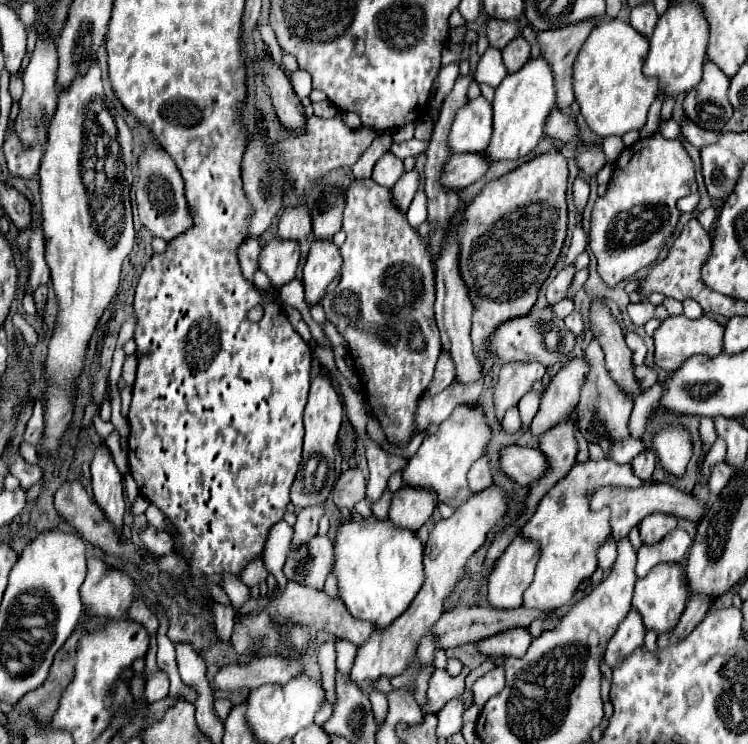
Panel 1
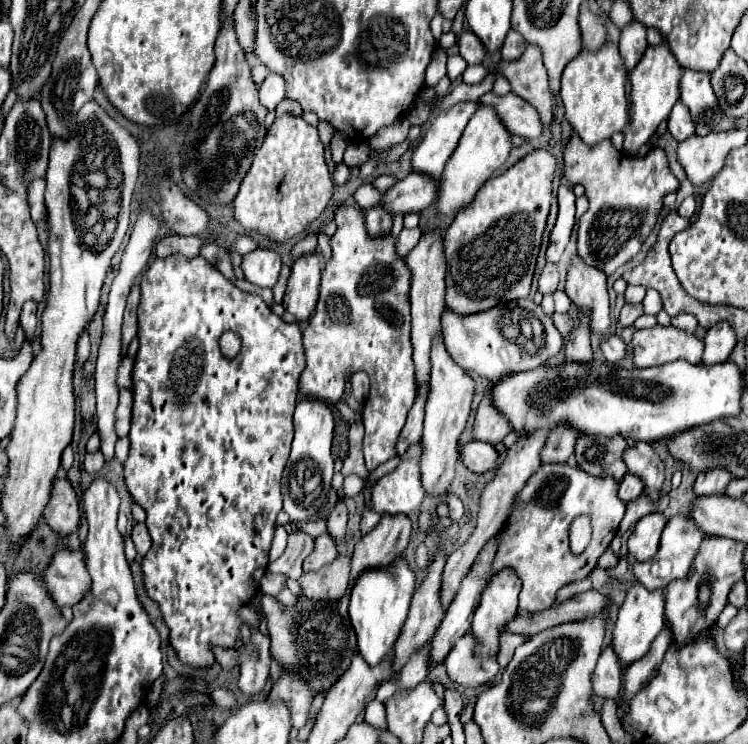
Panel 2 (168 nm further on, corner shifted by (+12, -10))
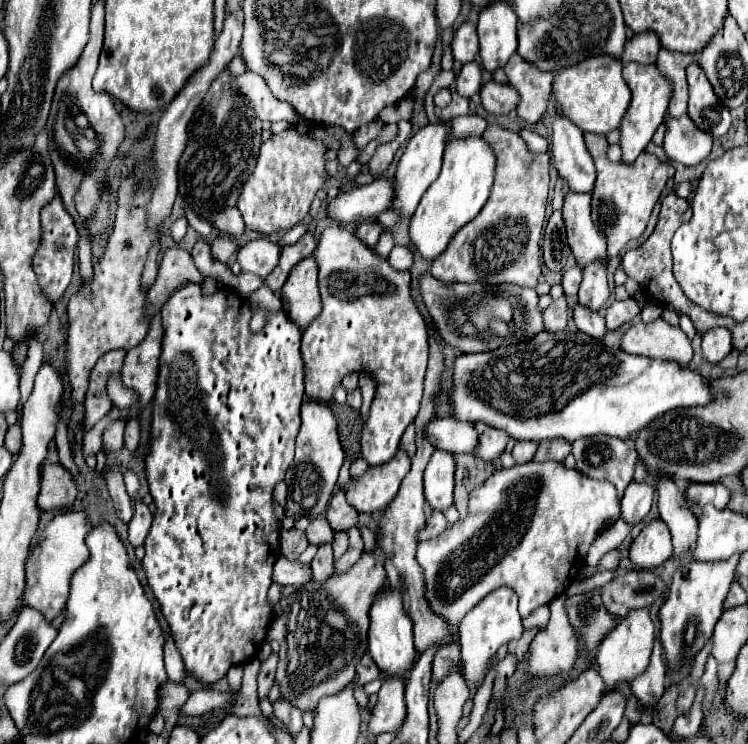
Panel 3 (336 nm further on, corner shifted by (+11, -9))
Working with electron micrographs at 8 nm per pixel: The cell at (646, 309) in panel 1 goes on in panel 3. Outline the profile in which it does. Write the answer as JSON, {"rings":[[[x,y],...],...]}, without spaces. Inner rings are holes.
{"rings":[[[627,299],[627,301],[613,301],[609,307],[607,307],[607,313],[605,313],[605,323],[607,323],[607,329],[613,331],[617,327],[621,327],[623,323],[629,323],[631,319],[635,319],[639,315],[639,305],[635,303],[635,299]]]}

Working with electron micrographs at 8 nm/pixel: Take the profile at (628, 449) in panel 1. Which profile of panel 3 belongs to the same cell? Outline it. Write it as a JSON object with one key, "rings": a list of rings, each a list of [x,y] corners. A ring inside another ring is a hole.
{"rings":[[[661,475],[655,487],[659,495],[661,519],[669,525],[673,535],[675,555],[691,551],[697,543],[697,515],[687,507],[683,491],[671,481],[669,475]]]}

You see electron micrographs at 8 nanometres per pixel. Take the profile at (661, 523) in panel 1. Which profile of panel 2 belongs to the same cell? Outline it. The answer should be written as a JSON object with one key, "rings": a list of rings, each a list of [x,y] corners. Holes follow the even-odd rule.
{"rings":[[[648,514],[640,518],[628,538],[628,552],[640,562],[648,562],[658,550],[658,542],[664,526],[666,520],[662,514]]]}

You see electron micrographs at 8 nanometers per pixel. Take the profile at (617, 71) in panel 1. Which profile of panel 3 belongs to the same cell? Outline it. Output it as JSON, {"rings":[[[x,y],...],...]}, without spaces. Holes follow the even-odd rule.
{"rings":[[[599,55],[555,73],[555,81],[553,81],[555,107],[563,117],[573,121],[581,131],[607,135],[609,131],[621,125],[621,119],[631,101],[631,93],[629,87],[625,85],[621,71],[623,65],[619,59],[609,55]]]}

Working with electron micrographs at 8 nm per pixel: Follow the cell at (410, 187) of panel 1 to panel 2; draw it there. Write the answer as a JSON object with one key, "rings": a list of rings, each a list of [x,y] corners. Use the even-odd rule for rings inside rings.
{"rings":[[[380,206],[366,210],[366,230],[370,236],[388,234],[390,228],[392,228],[392,214],[388,214],[388,210],[380,210]]]}

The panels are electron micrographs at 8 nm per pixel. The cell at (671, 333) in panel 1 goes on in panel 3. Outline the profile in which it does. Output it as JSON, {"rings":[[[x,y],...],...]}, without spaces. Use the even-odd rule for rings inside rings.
{"rings":[[[663,319],[631,325],[621,337],[621,347],[633,355],[673,361],[683,367],[693,357],[689,337],[679,327],[671,327]]]}

